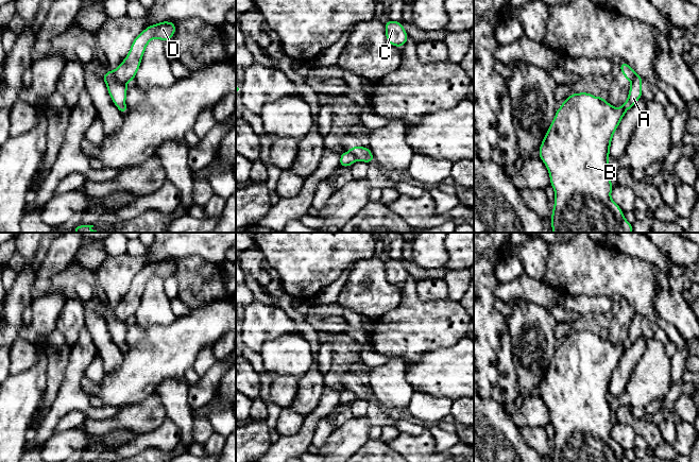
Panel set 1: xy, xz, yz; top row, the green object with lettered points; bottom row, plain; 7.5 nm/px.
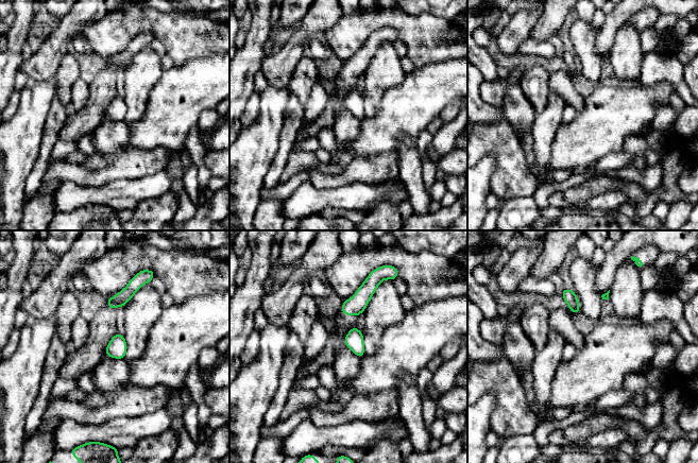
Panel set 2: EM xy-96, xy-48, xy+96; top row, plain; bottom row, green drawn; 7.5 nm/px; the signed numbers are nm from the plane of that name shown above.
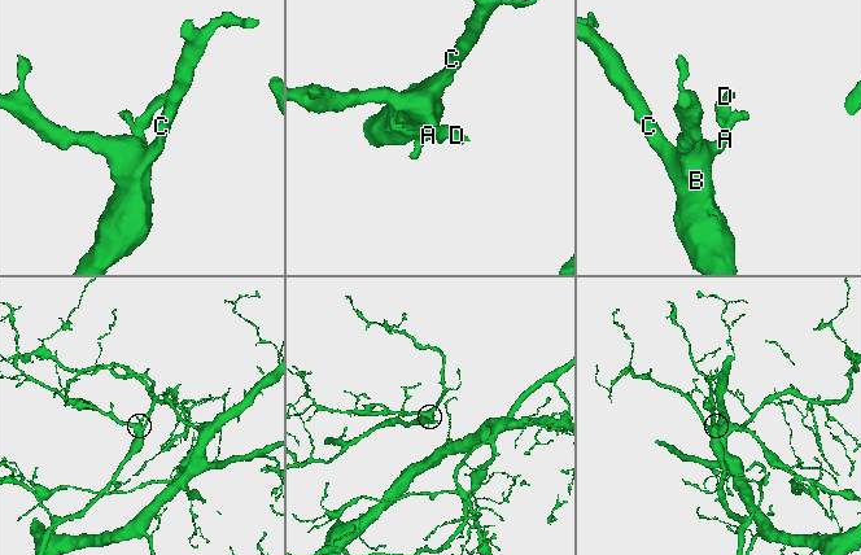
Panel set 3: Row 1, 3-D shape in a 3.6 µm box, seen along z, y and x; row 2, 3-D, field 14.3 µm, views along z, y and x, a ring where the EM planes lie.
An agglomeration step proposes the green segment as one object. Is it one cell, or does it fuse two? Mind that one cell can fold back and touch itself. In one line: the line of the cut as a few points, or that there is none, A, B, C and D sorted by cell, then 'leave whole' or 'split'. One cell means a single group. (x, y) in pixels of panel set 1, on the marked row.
cut in xy along (112, 71), (114, 76), (124, 84); A B C / D; split

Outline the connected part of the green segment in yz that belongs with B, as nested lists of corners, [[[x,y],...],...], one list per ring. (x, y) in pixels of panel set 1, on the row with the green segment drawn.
[[[635,74],[627,101],[620,108],[609,104],[603,97],[594,97],[589,92],[572,93],[557,109],[546,136],[539,149],[540,158],[544,161],[555,189],[555,207],[551,215],[552,233],[632,233],[620,207],[612,201],[611,172],[608,164],[612,137],[625,113],[642,98],[643,78]]]

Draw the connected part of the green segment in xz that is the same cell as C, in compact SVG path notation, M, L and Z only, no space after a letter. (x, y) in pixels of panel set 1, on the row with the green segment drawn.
M386 19L386 36L390 45L402 48L409 38L404 25L398 21L389 21Z

